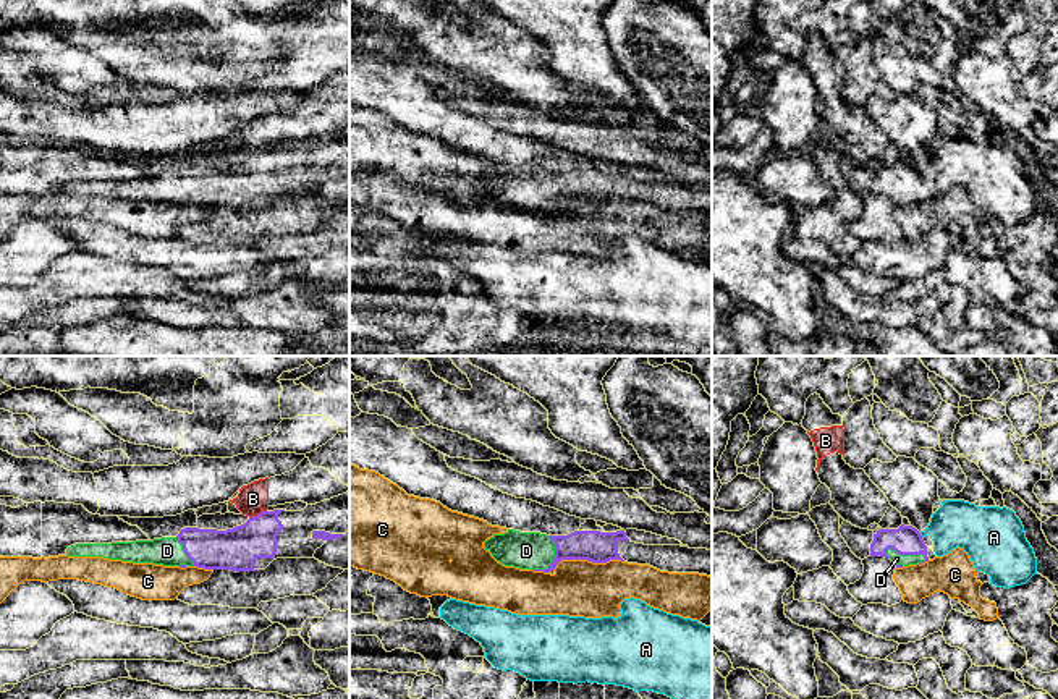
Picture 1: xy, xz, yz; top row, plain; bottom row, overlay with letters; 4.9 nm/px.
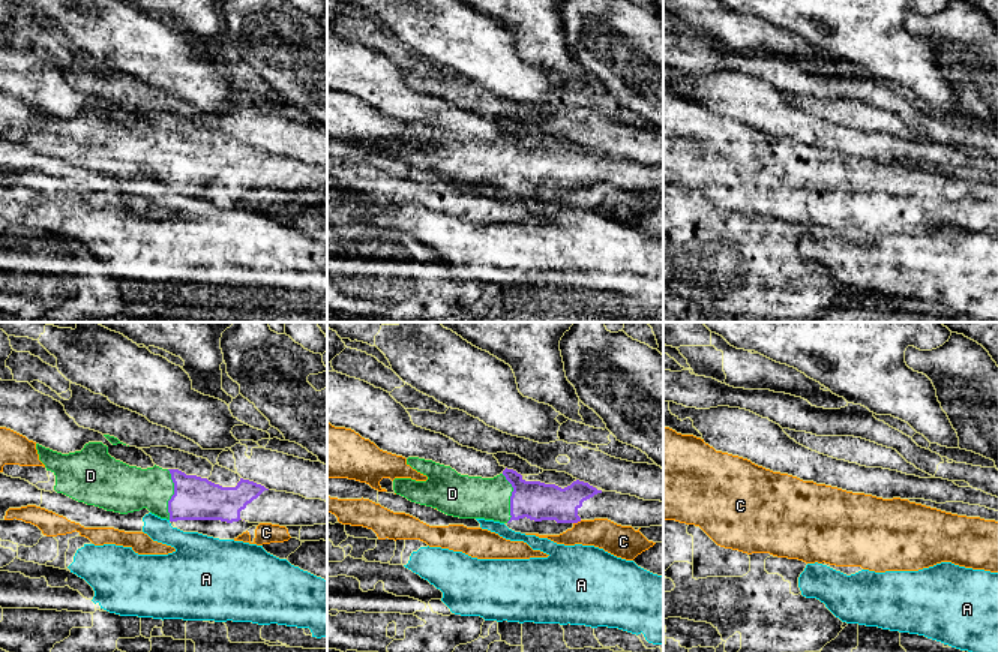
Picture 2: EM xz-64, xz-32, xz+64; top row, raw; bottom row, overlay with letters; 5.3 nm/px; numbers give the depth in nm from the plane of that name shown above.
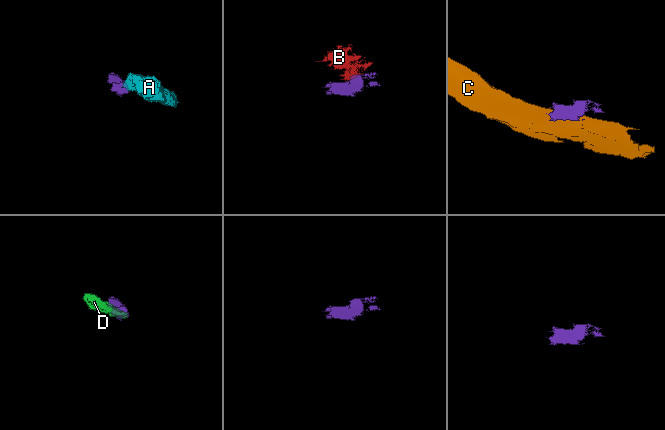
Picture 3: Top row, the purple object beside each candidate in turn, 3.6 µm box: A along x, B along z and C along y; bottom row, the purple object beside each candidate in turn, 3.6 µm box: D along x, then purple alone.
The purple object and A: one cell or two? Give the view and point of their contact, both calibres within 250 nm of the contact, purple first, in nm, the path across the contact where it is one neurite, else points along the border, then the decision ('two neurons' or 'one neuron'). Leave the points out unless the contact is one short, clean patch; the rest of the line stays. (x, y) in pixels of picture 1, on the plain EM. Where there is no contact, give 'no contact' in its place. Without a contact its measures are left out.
meets purple in yz at (919, 172); 140 nm thick on the purple side, 240 nm on the other; border along yz (919, 170), (922, 173); two neurons

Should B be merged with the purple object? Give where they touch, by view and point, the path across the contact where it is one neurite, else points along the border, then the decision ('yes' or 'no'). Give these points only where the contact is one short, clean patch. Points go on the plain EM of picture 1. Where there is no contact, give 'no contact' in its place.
xy (258, 152) | along xy (266, 148), (249, 156) | no

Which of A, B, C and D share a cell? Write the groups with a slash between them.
A / B / C / D

